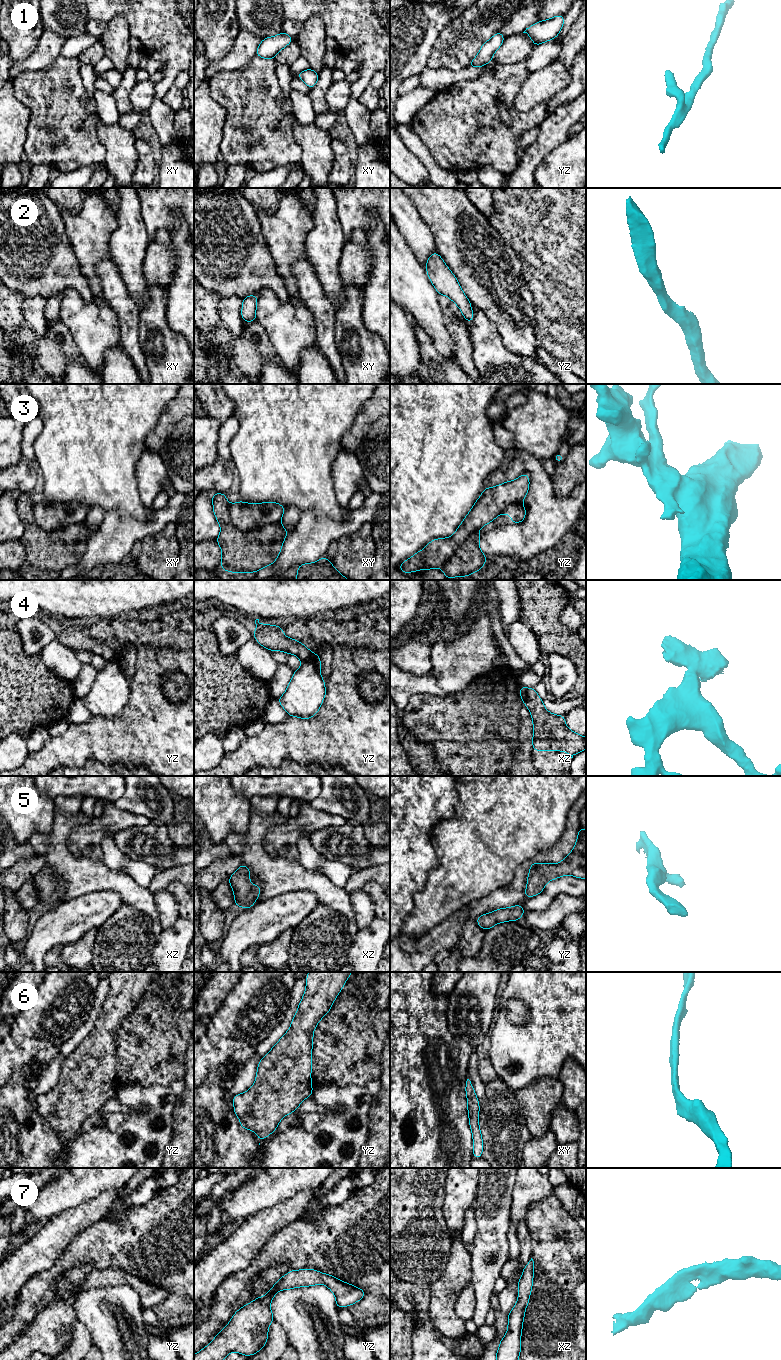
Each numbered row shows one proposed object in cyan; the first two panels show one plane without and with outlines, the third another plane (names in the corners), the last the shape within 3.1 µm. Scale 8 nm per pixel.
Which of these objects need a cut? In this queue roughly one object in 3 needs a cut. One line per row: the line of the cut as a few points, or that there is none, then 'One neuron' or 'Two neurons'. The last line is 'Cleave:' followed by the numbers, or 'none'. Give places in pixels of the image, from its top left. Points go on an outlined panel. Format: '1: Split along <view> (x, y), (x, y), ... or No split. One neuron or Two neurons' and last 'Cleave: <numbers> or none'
1: No split. One neuron
2: No split. One neuron
3: Split along xy (228, 505), (230, 522), (242, 531), (256, 531), (279, 520). Two neurons
4: Split along yz (302, 661), (310, 661), (318, 670). Two neurons
5: No split. One neuron
6: No split. One neuron
7: No split. One neuron
Cleave: 3, 4

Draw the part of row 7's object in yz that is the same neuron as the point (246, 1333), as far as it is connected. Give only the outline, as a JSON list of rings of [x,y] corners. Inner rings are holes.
[[[315,1269],[291,1270],[285,1276],[279,1278],[264,1297],[256,1297],[253,1302],[247,1303],[237,1310],[227,1326],[221,1329],[212,1342],[194,1355],[194,1360],[224,1360],[226,1355],[233,1351],[245,1356],[258,1353],[267,1343],[269,1325],[275,1321],[270,1303],[276,1293],[280,1290],[319,1284],[325,1284],[334,1293],[337,1308],[349,1307],[366,1295],[366,1291],[359,1289],[357,1286],[352,1286],[332,1275],[321,1273]]]

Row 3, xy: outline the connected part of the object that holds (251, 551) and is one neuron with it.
[[[224,493],[212,495],[213,512],[221,527],[219,536],[216,538],[222,551],[221,569],[231,573],[252,572],[256,573],[265,566],[272,565],[282,550],[282,544],[289,534],[282,526],[281,521],[265,525],[260,530],[242,532],[236,530],[230,521],[229,503]]]

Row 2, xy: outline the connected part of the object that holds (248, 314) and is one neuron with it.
[[[248,295],[242,299],[242,311],[241,316],[244,322],[252,322],[257,320],[256,318],[256,304],[258,295]]]

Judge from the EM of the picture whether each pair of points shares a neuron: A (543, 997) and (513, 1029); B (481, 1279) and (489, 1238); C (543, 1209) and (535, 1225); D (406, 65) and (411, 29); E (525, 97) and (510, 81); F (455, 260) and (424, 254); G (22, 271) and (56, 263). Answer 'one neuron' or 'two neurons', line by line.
A: one neuron
B: one neuron
C: one neuron
D: one neuron
E: two neurons
F: two neurons
G: one neuron

